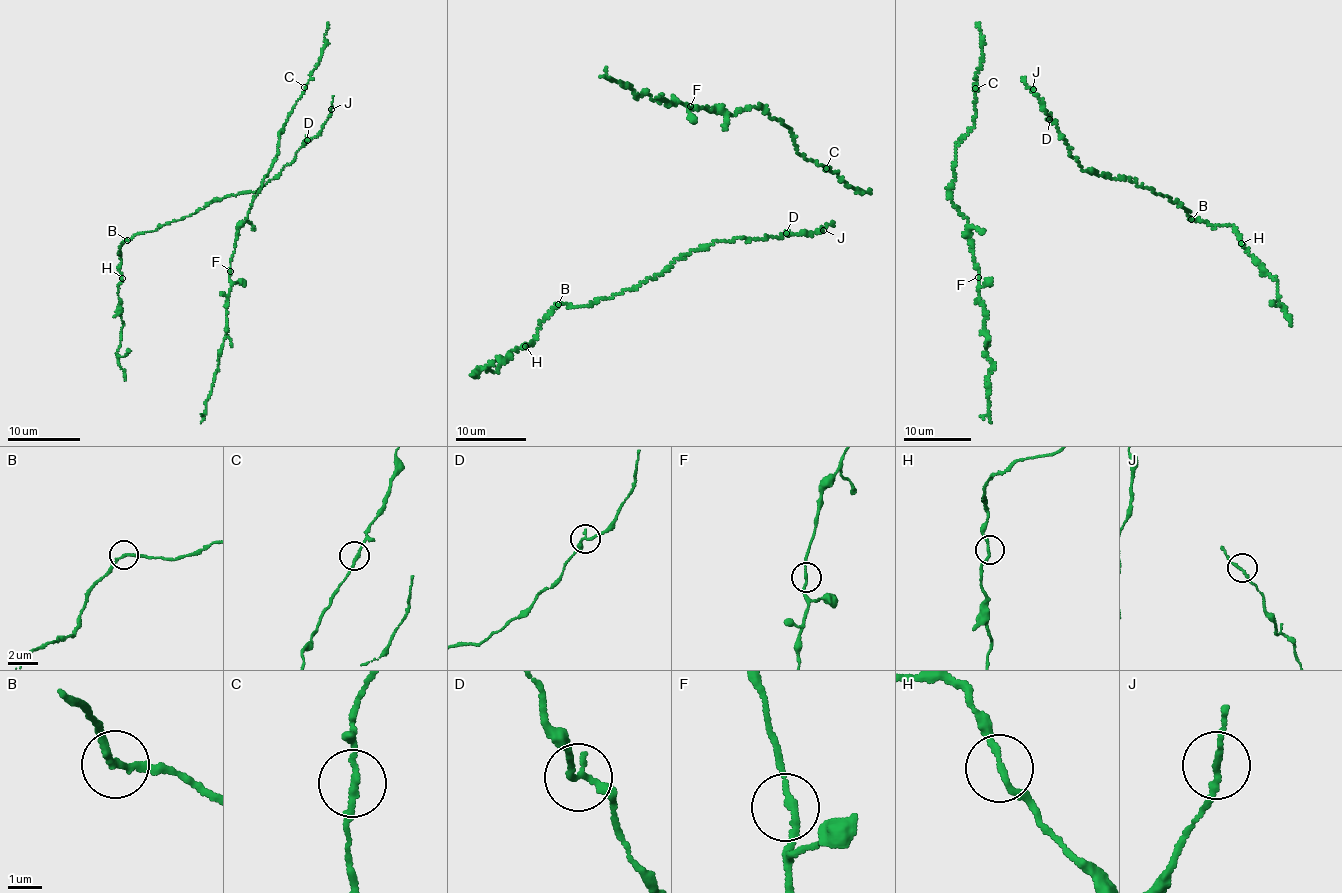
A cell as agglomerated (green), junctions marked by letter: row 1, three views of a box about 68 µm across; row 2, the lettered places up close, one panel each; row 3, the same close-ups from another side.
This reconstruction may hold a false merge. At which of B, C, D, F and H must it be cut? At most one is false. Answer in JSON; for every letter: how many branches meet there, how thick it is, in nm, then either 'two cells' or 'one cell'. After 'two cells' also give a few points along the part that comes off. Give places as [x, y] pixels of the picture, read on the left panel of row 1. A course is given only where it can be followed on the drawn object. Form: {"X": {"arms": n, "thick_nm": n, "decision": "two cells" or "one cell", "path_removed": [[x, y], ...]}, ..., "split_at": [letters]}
{"B": {"arms": 2, "thick_nm": 190, "decision": "one cell"}, "C": {"arms": 2, "thick_nm": 170, "decision": "one cell"}, "D": {"arms": 2, "thick_nm": 180, "decision": "one cell"}, "F": {"arms": 2, "thick_nm": 170, "decision": "one cell"}, "H": {"arms": 2, "thick_nm": 170, "decision": "one cell"}, "split_at": []}

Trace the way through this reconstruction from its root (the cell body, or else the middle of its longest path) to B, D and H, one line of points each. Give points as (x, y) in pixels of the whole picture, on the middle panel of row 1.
B: (822, 228), (815, 233), (720, 240), (680, 256), (657, 275), (611, 297), (588, 305), (558, 304)
D: (822, 228), (815, 233), (786, 233)
H: (822, 228), (693, 249), (611, 297), (558, 304), (525, 346)

